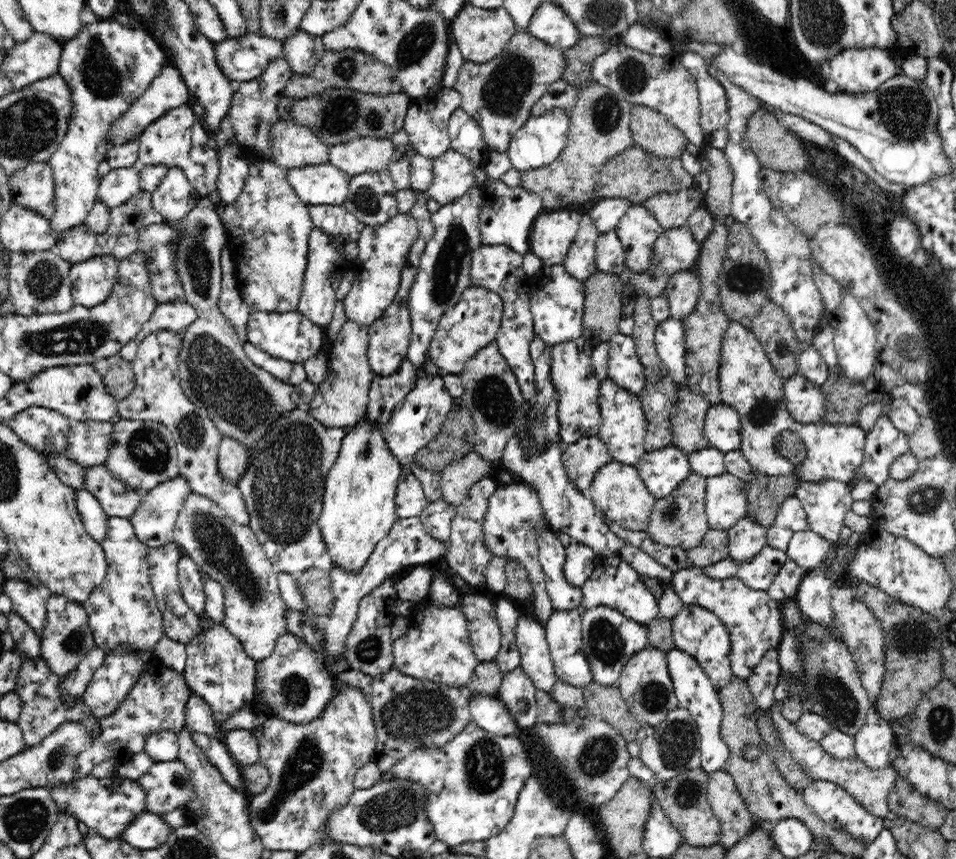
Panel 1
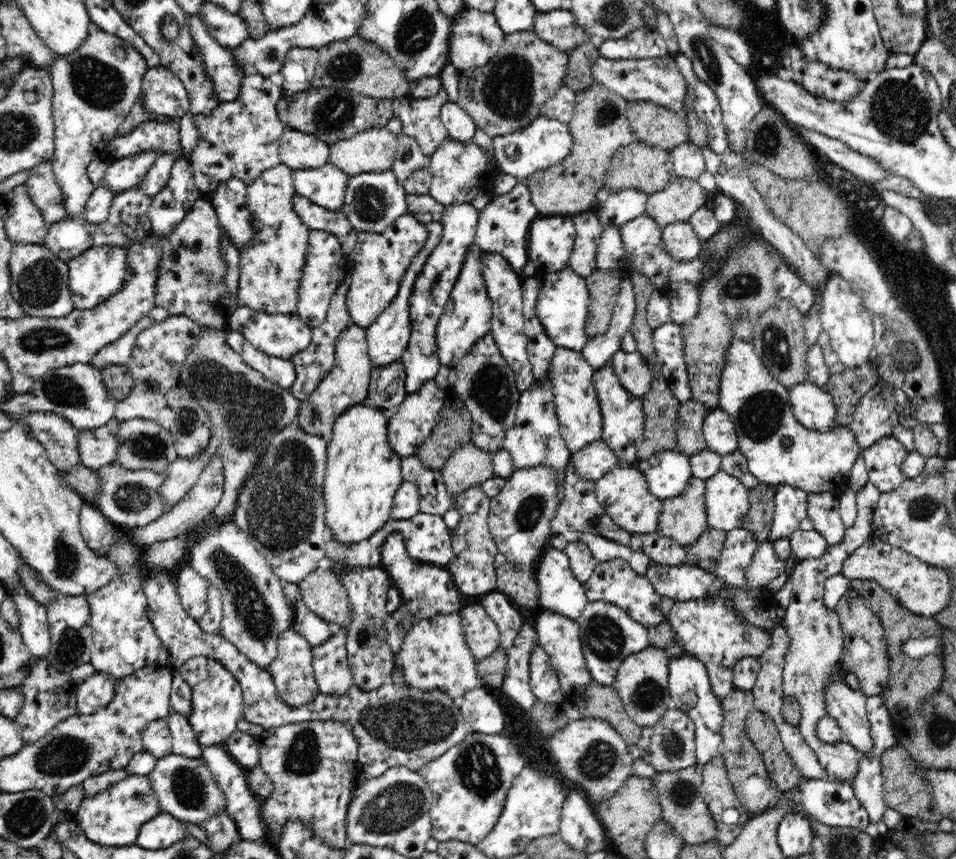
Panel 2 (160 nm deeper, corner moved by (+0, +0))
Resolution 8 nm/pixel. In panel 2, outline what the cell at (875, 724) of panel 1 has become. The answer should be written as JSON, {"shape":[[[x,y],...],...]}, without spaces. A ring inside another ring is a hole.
{"shape":[[[872,750],[871,757],[861,757],[858,774],[850,785],[868,813],[868,824],[880,822],[887,804],[883,797],[882,765],[878,753]]]}

